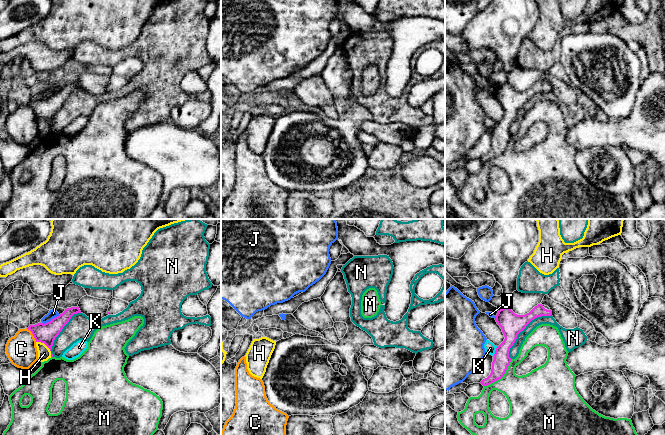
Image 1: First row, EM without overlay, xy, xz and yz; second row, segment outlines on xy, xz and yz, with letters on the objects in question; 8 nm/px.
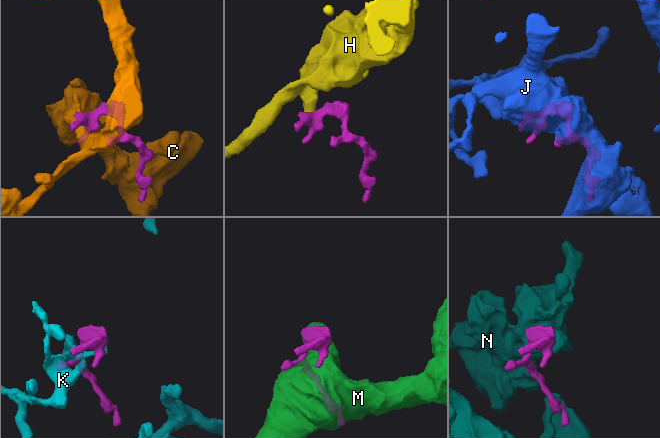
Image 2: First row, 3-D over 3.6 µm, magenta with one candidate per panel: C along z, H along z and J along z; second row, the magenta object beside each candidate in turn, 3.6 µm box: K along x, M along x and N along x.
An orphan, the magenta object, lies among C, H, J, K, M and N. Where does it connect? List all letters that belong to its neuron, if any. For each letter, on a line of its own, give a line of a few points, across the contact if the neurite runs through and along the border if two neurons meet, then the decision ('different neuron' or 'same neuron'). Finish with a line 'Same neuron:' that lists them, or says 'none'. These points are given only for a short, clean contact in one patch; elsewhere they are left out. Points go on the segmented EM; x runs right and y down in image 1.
C: different neuron
H: xy (36, 341), (42, 342), (50, 351) | different neuron
J: different neuron
K: different neuron
M: different neuron
N: different neuron
Same neuron: none

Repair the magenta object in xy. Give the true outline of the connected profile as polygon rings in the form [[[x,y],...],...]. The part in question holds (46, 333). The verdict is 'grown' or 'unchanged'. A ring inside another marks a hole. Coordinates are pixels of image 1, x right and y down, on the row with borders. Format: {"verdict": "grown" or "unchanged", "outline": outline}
{"verdict": "unchanged", "outline": [[[79,307],[67,308],[62,314],[53,318],[50,322],[30,325],[27,329],[32,332],[36,342],[44,343],[51,351],[55,338],[69,322],[71,317],[77,313],[81,313]]]}

